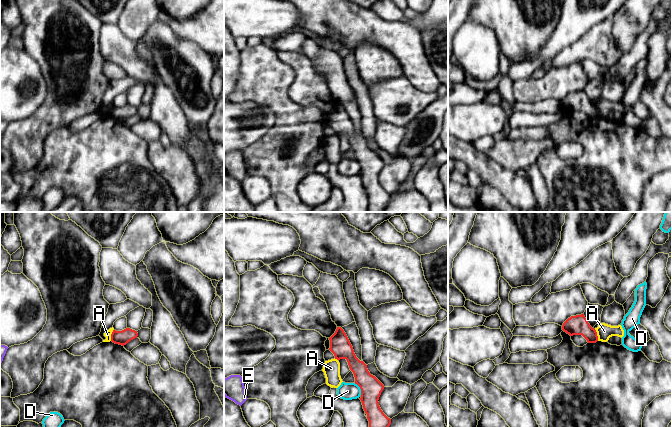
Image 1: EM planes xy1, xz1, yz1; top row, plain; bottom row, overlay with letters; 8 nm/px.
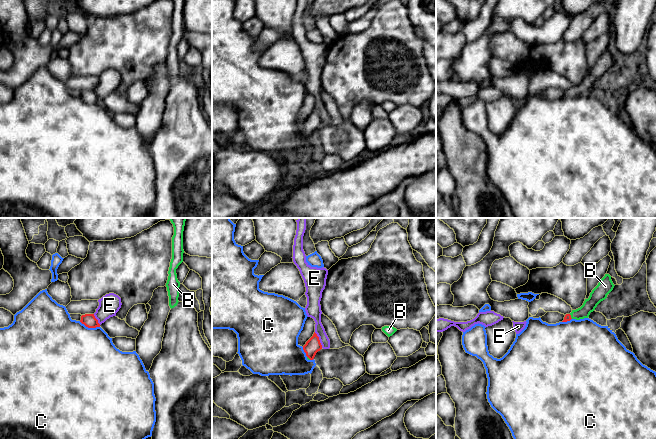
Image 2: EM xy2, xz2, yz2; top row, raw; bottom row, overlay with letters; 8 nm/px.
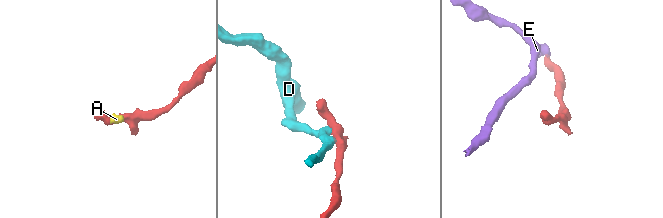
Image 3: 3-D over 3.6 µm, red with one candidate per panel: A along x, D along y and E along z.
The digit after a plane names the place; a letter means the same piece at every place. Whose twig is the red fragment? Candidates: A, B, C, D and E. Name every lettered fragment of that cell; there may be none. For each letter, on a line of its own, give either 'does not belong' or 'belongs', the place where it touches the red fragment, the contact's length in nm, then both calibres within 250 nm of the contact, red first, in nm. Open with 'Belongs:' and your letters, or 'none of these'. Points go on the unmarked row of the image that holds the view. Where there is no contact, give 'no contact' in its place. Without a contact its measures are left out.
Belongs: B
A: does not belong; contact yz1 (596, 111); length 100 nm; calibres 160 and 130 nm
B: belongs; contact yz2 (570, 92); length 50 nm; calibres 50 and 110 nm
C: does not belong; contact xy2 (89, 103); length 180 nm; calibres 110 and 500 nm
D: does not belong; contact xz1 (360, 164); length 110 nm; calibres 170 and 140 nm
E: does not belong; contact xz2 (319, 116); length 140 nm; calibres 120 and 120 nm

